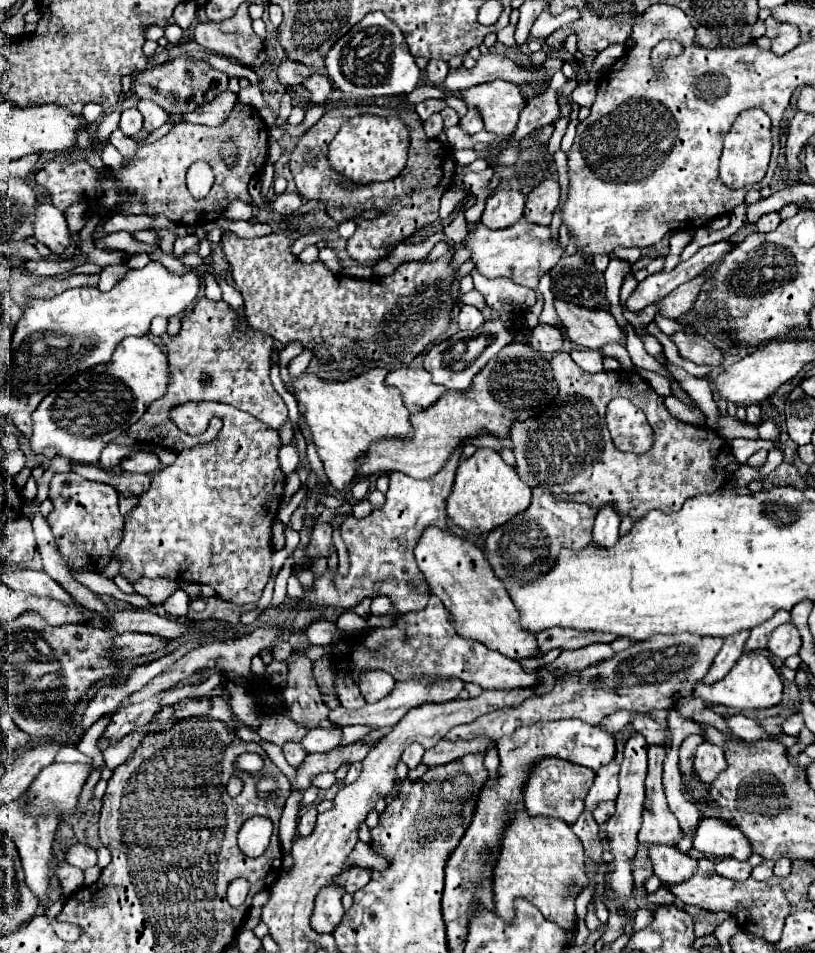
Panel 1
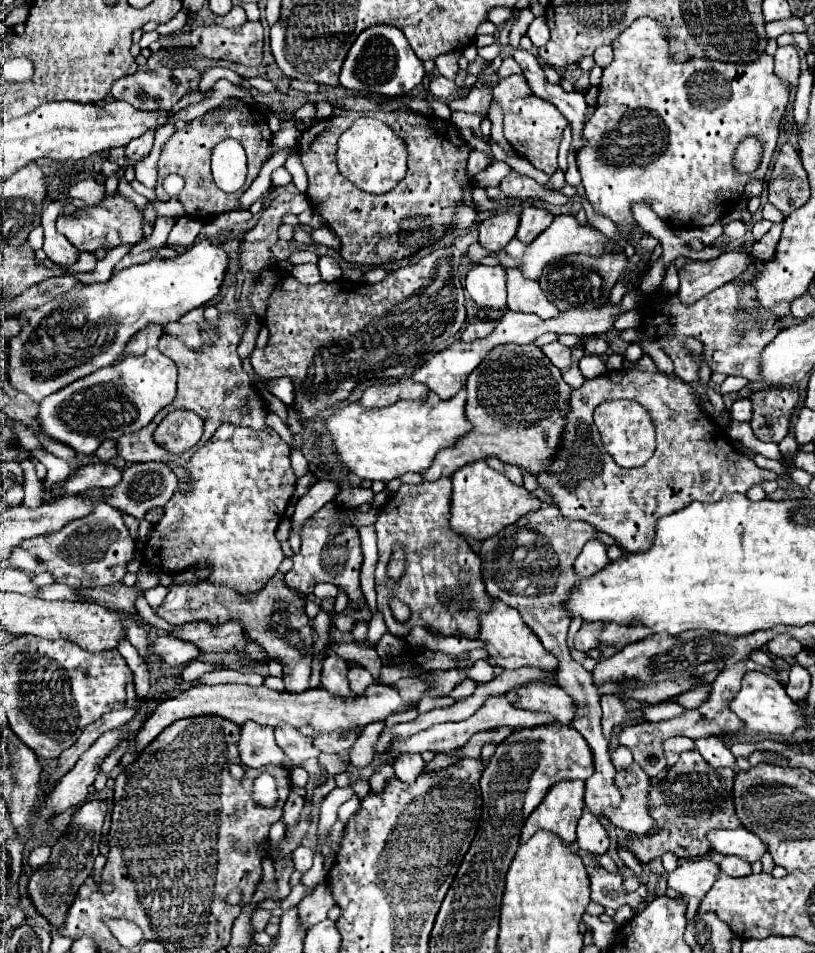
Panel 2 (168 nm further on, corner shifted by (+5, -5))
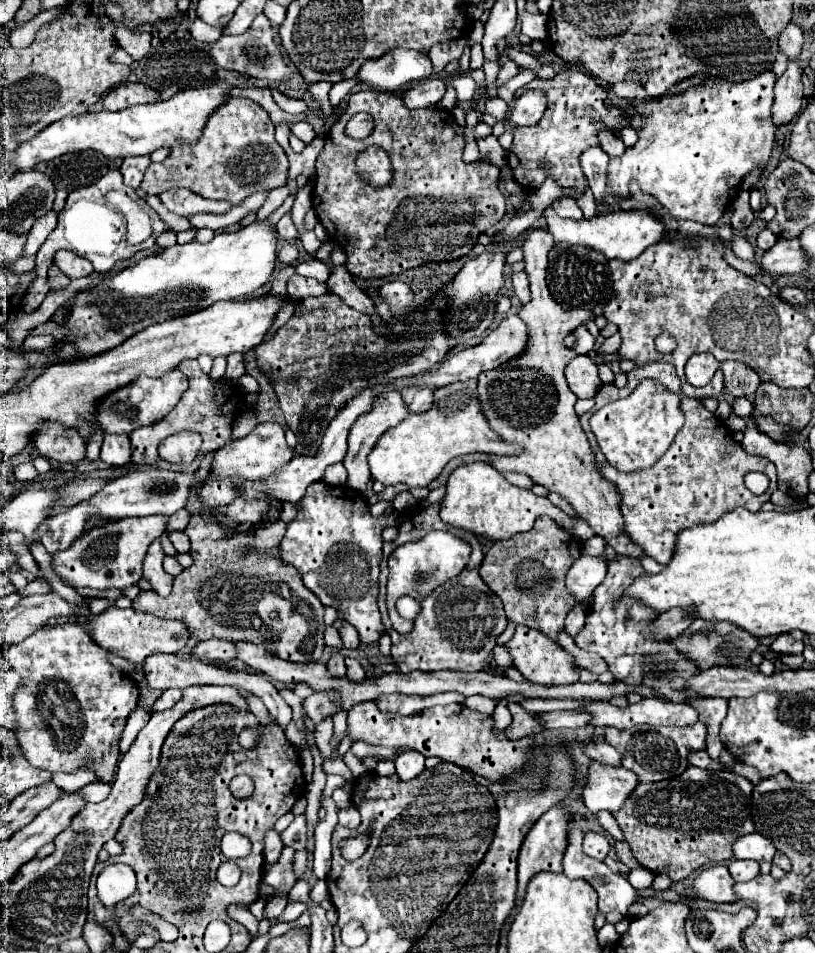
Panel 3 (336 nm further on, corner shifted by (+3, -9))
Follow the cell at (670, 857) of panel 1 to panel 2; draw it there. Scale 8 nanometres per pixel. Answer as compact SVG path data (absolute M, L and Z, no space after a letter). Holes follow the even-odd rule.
M689 860L681 862L681 866L667 876L667 884L685 898L701 900L713 888L719 874L719 864L711 860Z

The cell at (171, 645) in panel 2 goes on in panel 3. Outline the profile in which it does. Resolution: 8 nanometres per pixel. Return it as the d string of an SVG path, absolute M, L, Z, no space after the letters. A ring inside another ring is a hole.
M209 640L209 642L199 642L193 650L191 656L203 662L229 662L233 660L233 642L227 640Z

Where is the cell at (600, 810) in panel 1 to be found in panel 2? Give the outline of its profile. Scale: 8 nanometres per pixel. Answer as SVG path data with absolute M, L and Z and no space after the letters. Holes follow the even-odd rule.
M589 810L583 812L579 824L577 824L577 844L579 848L591 852L591 854L605 854L609 848L609 836L597 816L593 816Z

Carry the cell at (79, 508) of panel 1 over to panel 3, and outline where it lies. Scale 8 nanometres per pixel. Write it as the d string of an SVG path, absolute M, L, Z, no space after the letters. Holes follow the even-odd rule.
M149 516L149 518L121 518L115 522L107 522L103 526L91 528L87 534L73 540L67 550L51 554L53 572L71 588L127 588L137 584L141 578L141 566L145 552L153 540L157 540L165 532L167 518L165 516Z

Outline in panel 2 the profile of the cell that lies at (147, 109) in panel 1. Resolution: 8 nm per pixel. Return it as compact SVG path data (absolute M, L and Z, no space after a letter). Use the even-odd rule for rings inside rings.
M145 132L141 138L131 140L125 146L125 160L129 162L129 166L135 166L137 162L141 162L149 156L151 148L153 148L153 132Z

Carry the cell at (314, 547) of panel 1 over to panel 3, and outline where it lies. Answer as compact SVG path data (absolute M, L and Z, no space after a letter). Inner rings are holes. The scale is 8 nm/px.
M315 482L307 488L305 496L299 500L299 514L295 520L287 524L285 538L281 542L281 558L297 568L301 574L303 584L321 600L323 606L341 608L345 612L345 620L355 626L363 644L373 644L379 640L381 632L385 630L381 624L381 614L377 608L377 594L379 594L379 562L381 562L381 530L385 526L397 526L397 512L391 516L373 518L369 514L369 506L361 492L349 486L327 486L323 482Z

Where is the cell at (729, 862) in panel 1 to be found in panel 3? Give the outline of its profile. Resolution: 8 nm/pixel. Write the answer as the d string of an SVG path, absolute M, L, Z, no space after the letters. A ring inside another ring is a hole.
M731 860L727 864L729 874L735 882L747 882L753 880L759 874L759 864L753 860Z

